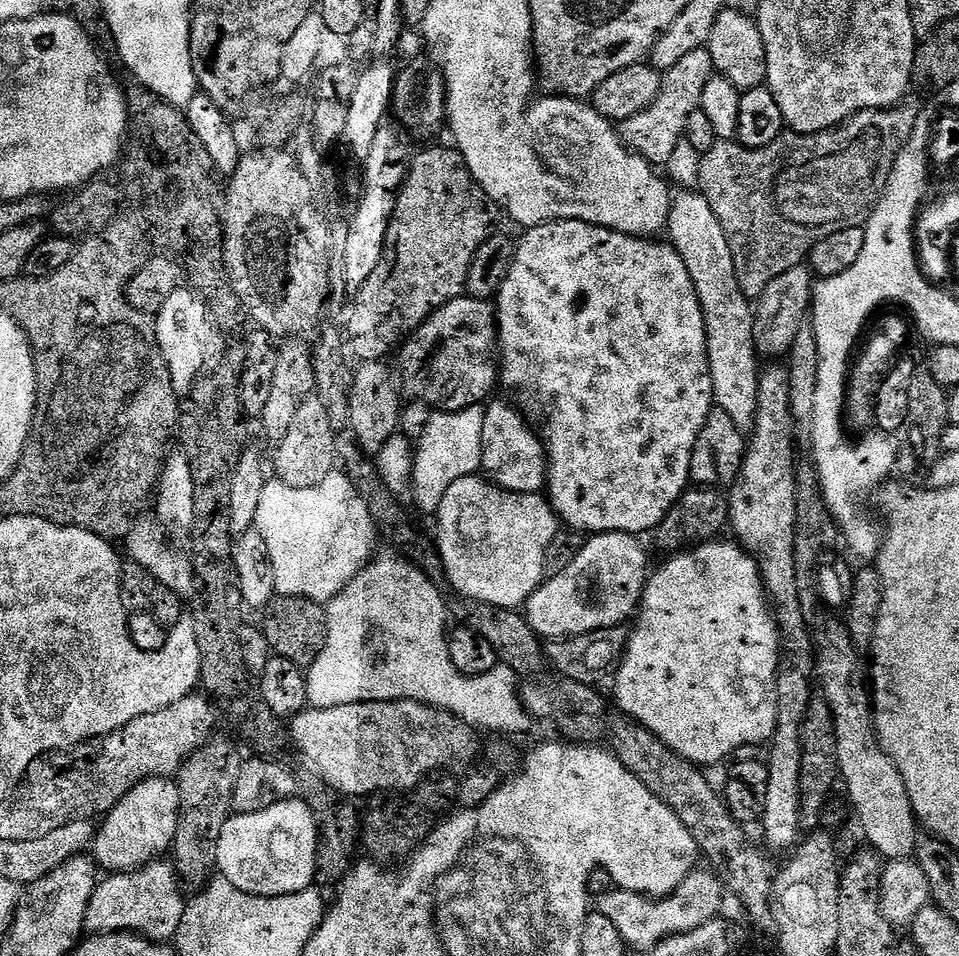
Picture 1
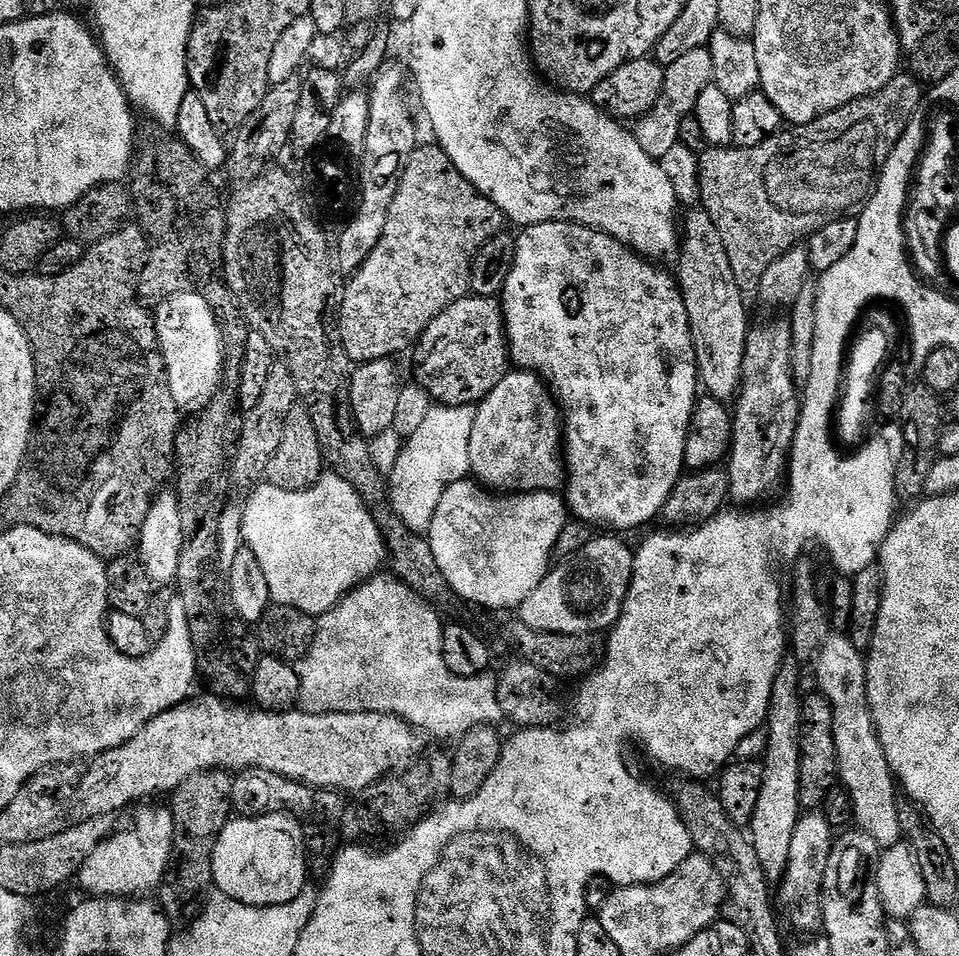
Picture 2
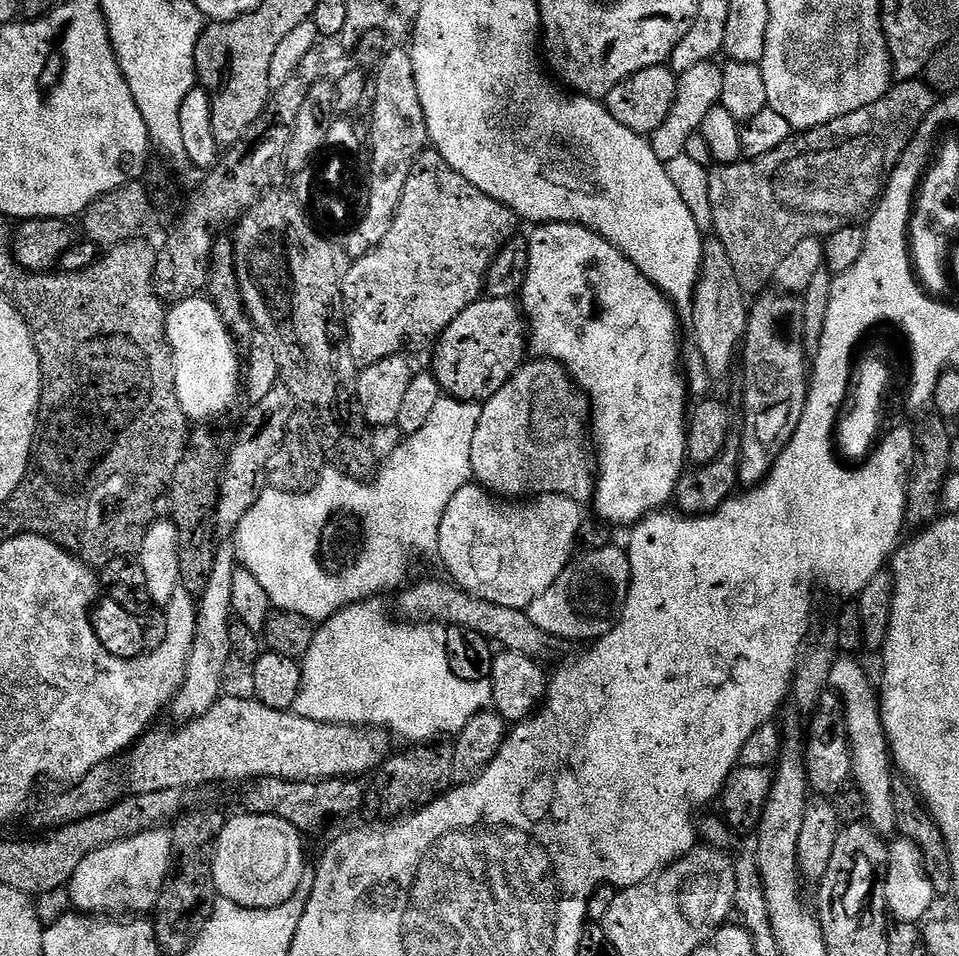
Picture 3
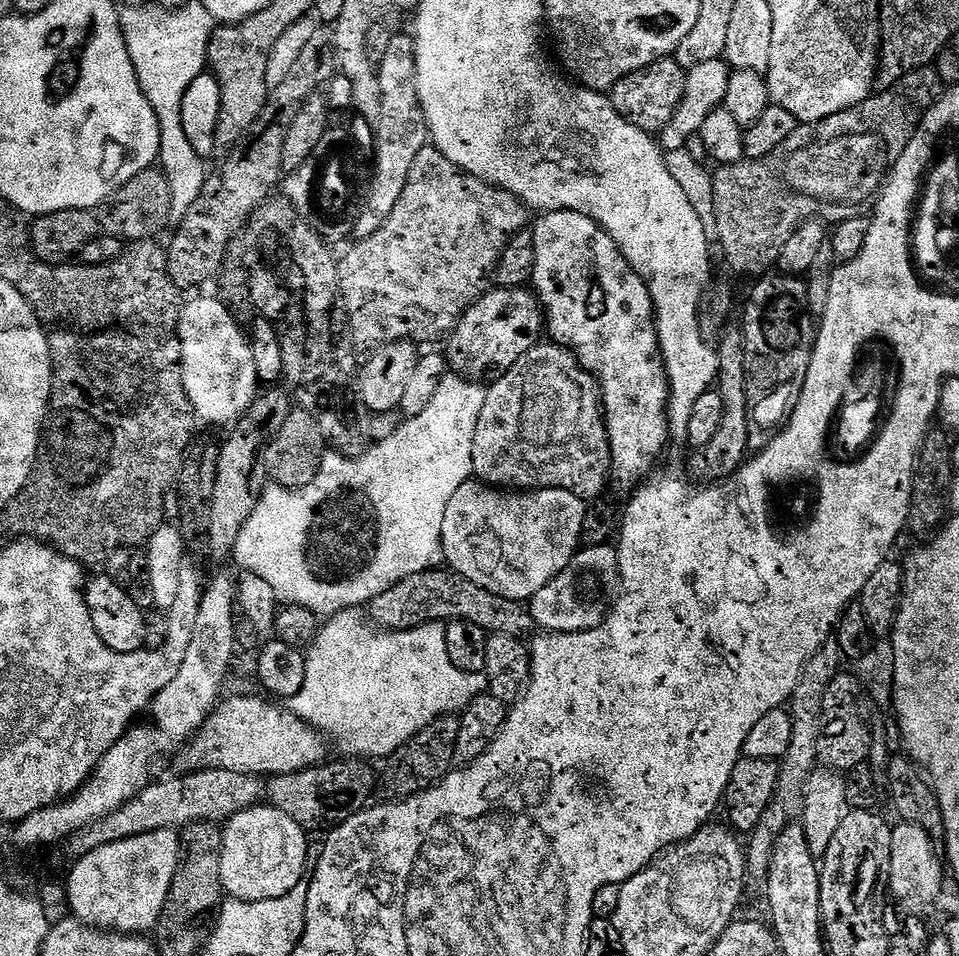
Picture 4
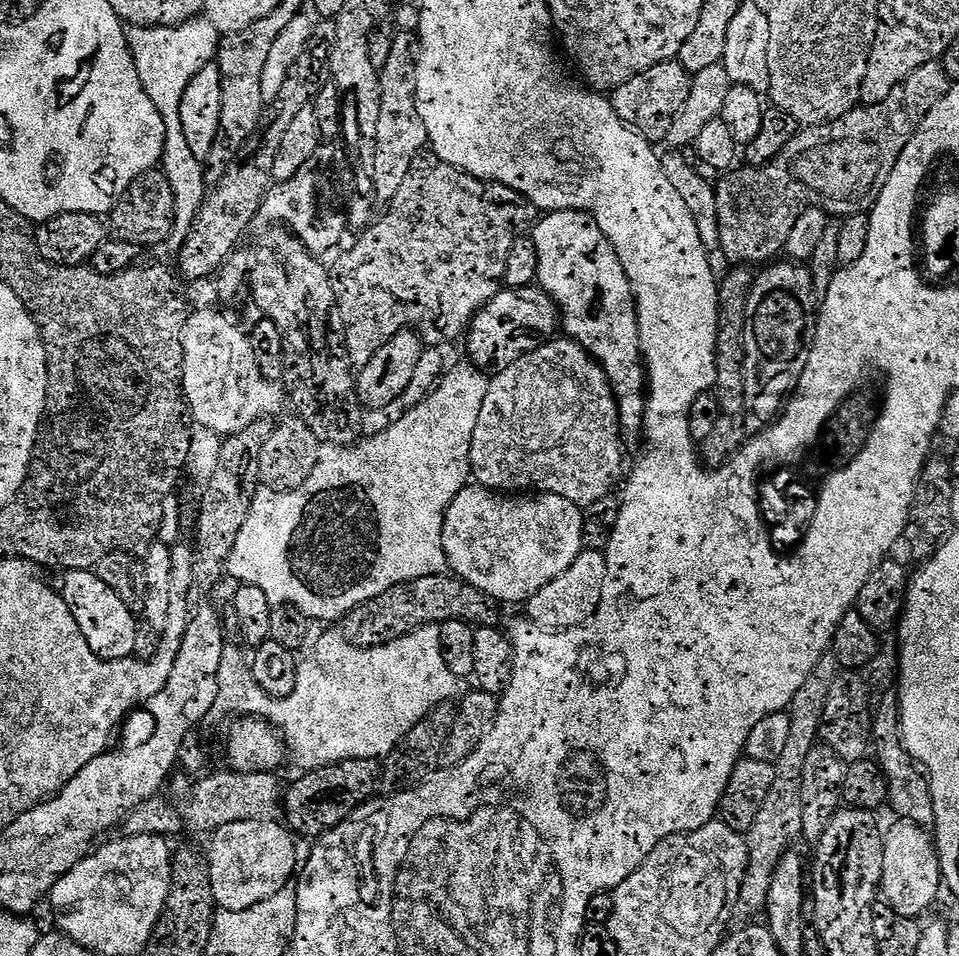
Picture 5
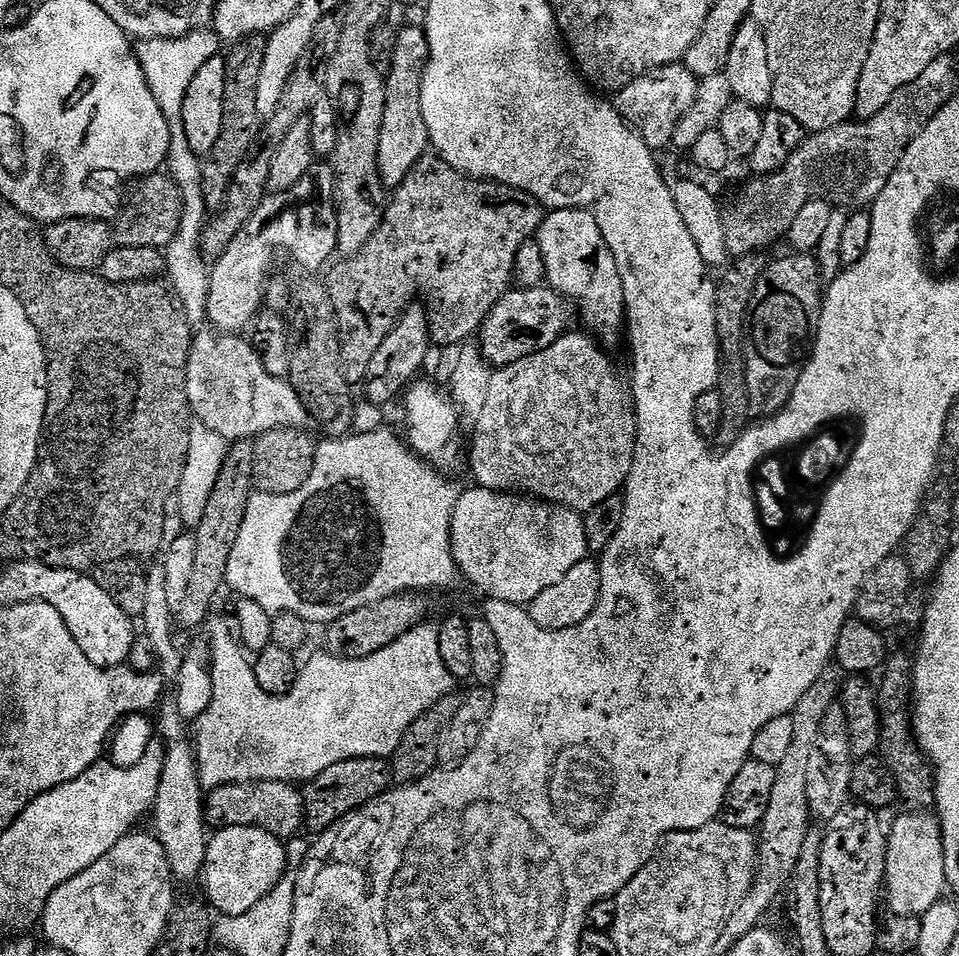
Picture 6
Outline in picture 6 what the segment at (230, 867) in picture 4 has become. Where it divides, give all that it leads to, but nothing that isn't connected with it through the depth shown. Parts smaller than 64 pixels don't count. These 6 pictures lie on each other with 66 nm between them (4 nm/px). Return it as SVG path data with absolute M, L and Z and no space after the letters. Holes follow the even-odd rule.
M254 826L221 828L209 839L205 852L202 881L204 892L208 895L207 903L220 916L246 914L246 910L262 902L262 898L274 890L289 871L288 867L288 848L281 837Z

